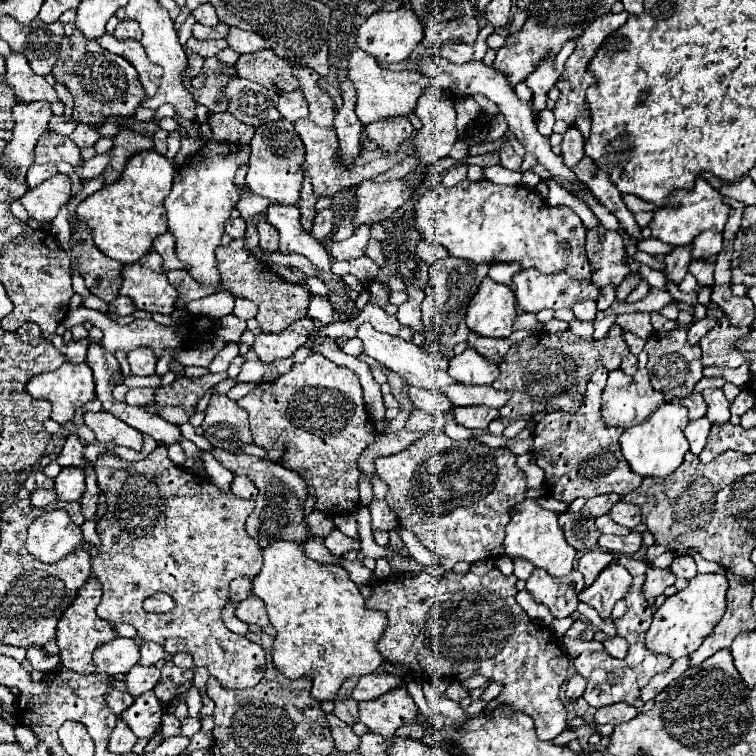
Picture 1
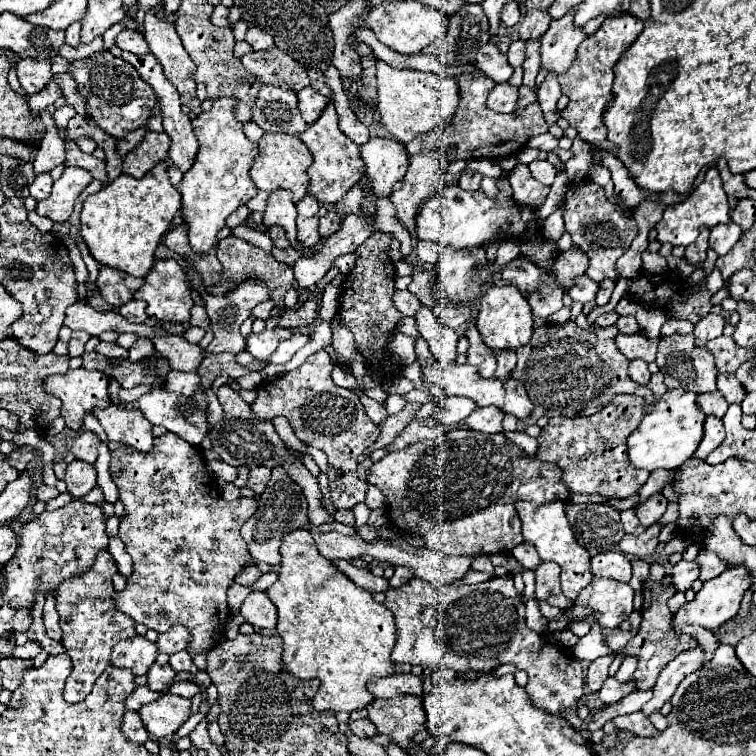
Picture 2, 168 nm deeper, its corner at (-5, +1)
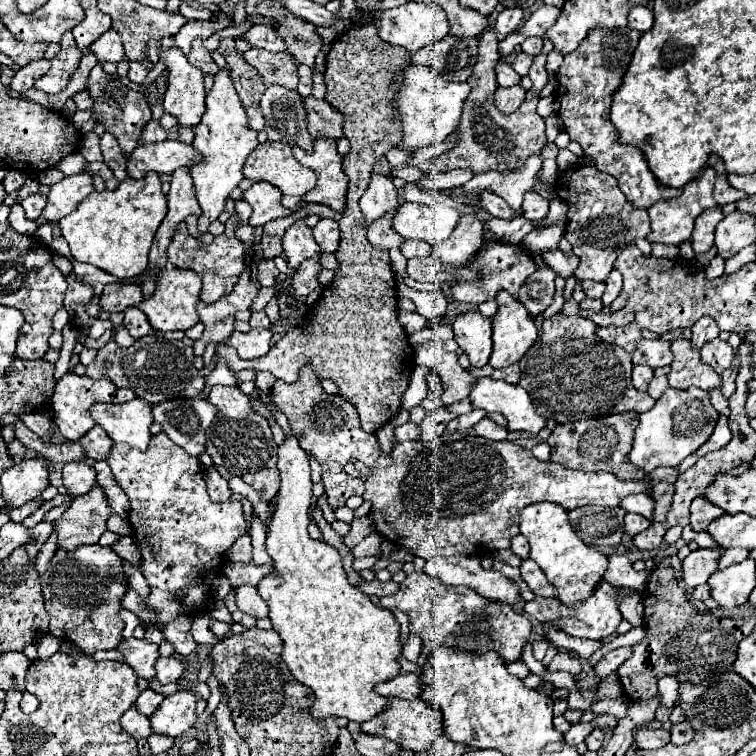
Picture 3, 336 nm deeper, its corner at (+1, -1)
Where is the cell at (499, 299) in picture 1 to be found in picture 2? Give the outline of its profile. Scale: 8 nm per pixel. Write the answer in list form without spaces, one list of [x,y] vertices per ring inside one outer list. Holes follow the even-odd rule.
[[[490,286],[480,300],[476,326],[482,334],[482,340],[492,350],[516,350],[520,346],[526,346],[532,340],[532,332],[534,332],[532,310],[516,286],[504,286],[504,288]]]

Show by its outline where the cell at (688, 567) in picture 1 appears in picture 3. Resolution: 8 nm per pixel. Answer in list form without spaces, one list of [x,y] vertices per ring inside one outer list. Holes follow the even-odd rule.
[[[736,548],[726,550],[726,552],[724,552],[724,554],[718,558],[718,570],[724,570],[724,568],[728,568],[728,566],[736,564],[736,562],[746,560],[748,552],[750,552],[750,550],[736,550]]]

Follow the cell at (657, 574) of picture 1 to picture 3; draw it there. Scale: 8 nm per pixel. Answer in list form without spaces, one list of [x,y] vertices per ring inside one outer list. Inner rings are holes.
[[[694,550],[682,560],[682,582],[688,588],[698,584],[706,584],[706,580],[716,572],[716,558],[720,558],[714,550]]]

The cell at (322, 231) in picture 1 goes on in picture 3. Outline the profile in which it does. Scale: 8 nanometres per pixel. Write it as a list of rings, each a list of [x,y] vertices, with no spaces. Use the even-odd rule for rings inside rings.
[[[320,220],[314,226],[314,238],[320,244],[322,252],[336,252],[340,242],[340,228],[336,220]]]

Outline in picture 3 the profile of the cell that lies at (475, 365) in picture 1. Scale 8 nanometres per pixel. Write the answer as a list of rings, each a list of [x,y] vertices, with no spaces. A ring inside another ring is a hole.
[[[478,310],[476,312],[466,312],[458,316],[452,324],[454,338],[458,346],[468,354],[470,366],[482,368],[488,364],[490,350],[492,350],[492,326],[490,318],[482,316]]]

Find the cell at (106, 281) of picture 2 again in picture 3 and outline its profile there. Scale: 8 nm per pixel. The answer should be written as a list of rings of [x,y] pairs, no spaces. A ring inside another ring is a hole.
[[[112,282],[104,288],[104,294],[100,298],[100,308],[106,312],[122,312],[128,306],[136,306],[142,302],[144,294],[140,284],[124,284],[124,282]]]

